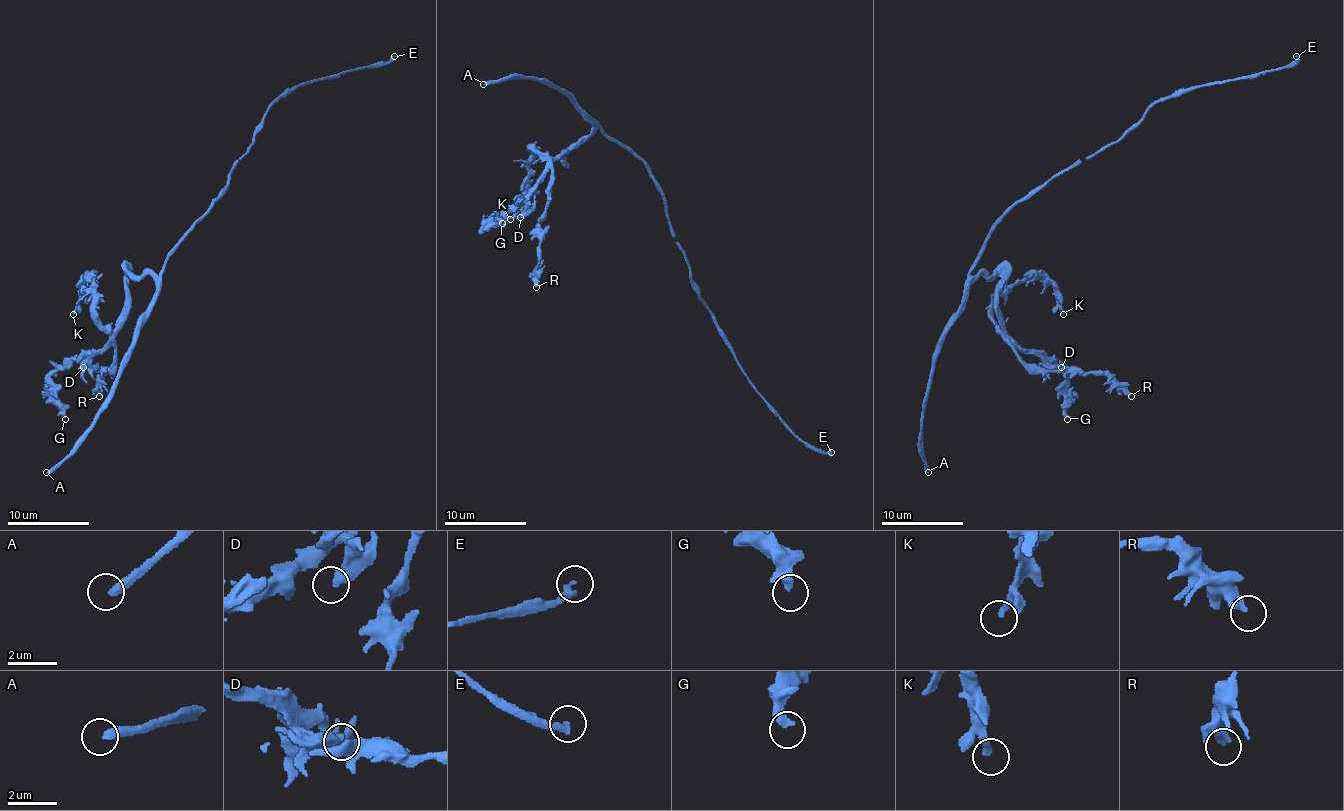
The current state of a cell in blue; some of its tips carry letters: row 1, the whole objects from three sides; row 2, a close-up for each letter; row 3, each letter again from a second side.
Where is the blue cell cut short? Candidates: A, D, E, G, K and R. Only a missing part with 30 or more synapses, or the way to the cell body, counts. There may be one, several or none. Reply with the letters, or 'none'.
E

